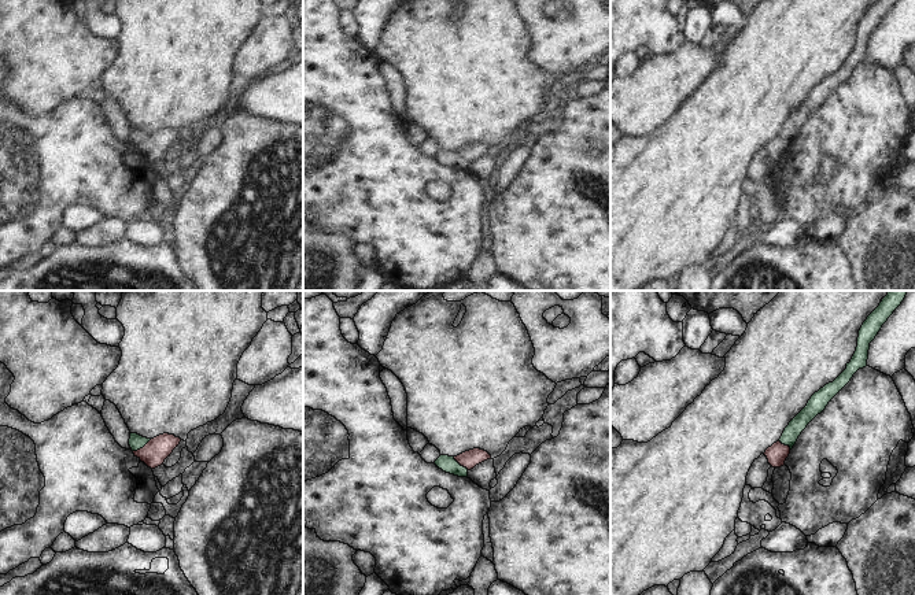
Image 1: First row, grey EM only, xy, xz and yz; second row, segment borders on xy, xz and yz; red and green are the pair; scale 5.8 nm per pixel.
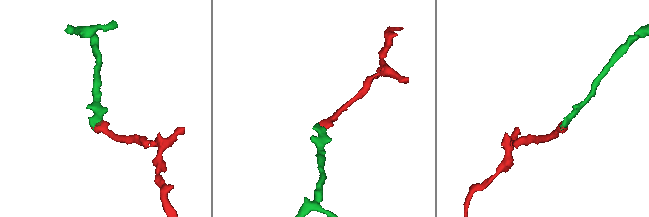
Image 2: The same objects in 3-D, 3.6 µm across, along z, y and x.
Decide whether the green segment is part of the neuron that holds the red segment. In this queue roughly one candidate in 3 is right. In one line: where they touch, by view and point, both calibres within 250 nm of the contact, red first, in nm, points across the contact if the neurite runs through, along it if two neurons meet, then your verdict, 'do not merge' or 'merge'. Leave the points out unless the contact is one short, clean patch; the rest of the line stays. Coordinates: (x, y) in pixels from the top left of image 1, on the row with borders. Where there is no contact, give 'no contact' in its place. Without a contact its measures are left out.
contact xy (143, 447); calibres 150 and 90 nm; way xy (157, 450), (143, 447), (136, 442); merge

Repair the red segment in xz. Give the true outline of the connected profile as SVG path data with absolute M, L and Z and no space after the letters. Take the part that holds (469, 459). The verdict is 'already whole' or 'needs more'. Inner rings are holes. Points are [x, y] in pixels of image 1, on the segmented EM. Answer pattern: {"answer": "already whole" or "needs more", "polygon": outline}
{"answer": "needs more", "polygon": "M473 448L465 451L457 457L440 455L435 465L446 473L458 476L458 477L468 477L468 472L473 469L476 465L491 459L491 455L480 448Z"}

